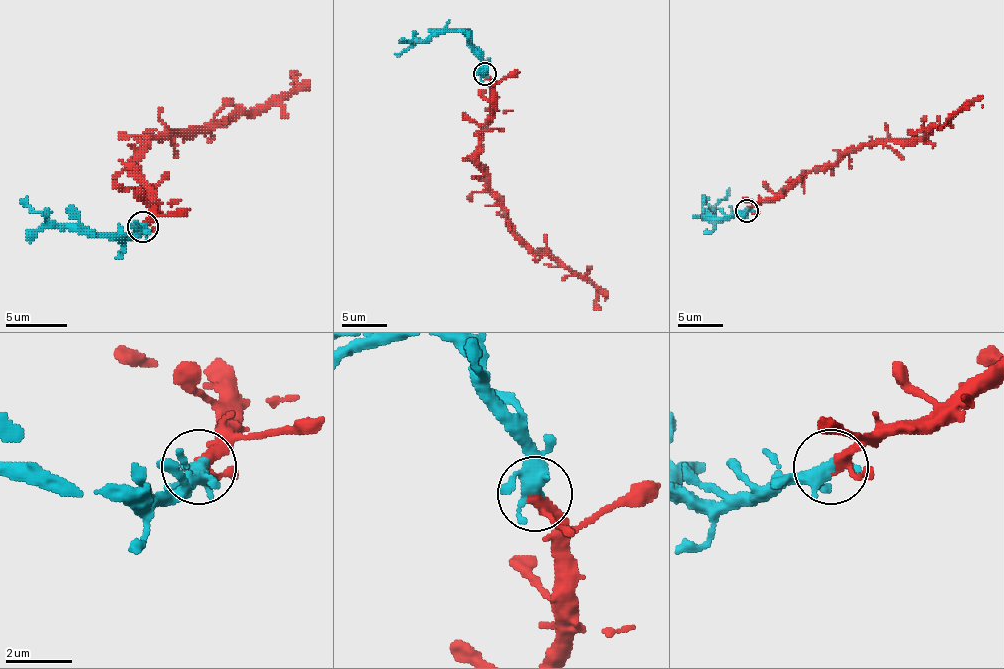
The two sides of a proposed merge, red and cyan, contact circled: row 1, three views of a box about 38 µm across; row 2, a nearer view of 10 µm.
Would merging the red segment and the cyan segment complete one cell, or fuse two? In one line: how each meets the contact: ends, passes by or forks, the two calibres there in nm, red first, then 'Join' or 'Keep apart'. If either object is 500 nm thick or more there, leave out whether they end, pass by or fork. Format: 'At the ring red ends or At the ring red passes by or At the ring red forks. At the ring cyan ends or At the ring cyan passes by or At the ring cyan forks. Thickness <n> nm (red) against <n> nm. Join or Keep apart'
At the ring red passes by. At the ring cyan passes by. Thickness 280 nm (red) against 400 nm. Join

